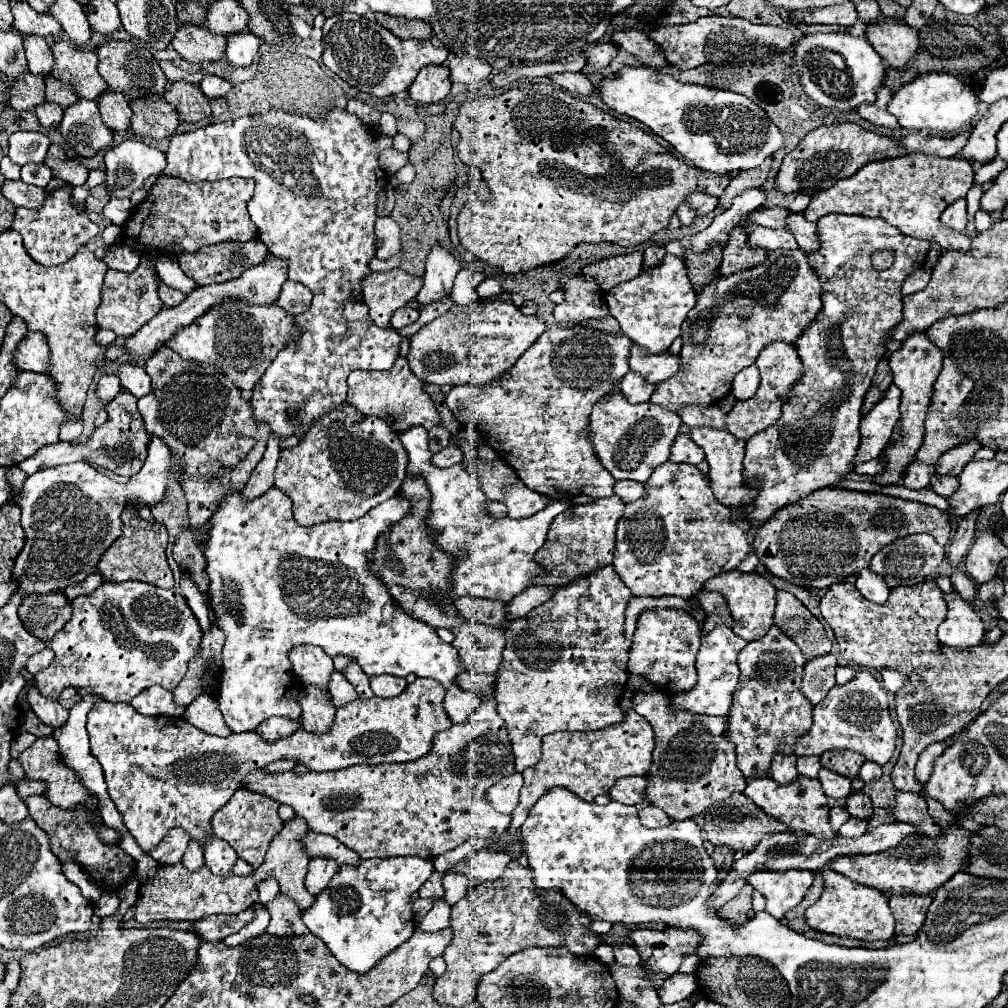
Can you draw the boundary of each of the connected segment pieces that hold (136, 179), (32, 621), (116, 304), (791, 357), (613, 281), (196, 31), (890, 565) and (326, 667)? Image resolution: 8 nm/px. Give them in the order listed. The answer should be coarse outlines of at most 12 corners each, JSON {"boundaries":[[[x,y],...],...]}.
{"boundaries":[[[138,139],[106,151],[108,193],[132,197],[166,155]],[[60,591],[32,595],[18,607],[28,633],[50,641],[70,619]],[[156,259],[134,273],[108,269],[100,329],[134,335],[162,311]],[[770,343],[756,359],[756,395],[736,401],[728,431],[742,441],[780,419],[804,375],[796,347]],[[642,251],[602,259],[582,269],[602,291],[642,271]],[[182,25],[172,41],[188,63],[224,59],[226,37]],[[908,535],[872,557],[888,587],[918,585],[938,573],[944,547]],[[294,647],[292,671],[304,685],[328,691],[332,659],[320,647]]]}

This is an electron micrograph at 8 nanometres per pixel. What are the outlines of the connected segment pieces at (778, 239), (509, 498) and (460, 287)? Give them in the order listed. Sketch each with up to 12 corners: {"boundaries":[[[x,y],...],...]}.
{"boundaries":[[[758,225],[748,231],[750,249],[796,249],[788,229]],[[518,481],[506,491],[508,517],[526,519],[550,499]],[[462,269],[450,293],[458,305],[478,301],[482,273]]]}

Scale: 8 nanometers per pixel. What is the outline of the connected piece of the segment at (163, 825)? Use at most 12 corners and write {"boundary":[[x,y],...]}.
{"boundary":[[416,679],[326,735],[208,735],[100,701],[92,755],[144,853],[206,847],[252,771],[416,761],[452,721]]}

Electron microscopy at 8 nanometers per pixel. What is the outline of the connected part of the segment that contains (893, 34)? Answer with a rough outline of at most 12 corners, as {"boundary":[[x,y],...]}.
{"boundary":[[896,19],[866,25],[866,39],[892,69],[918,53],[918,33]]}

